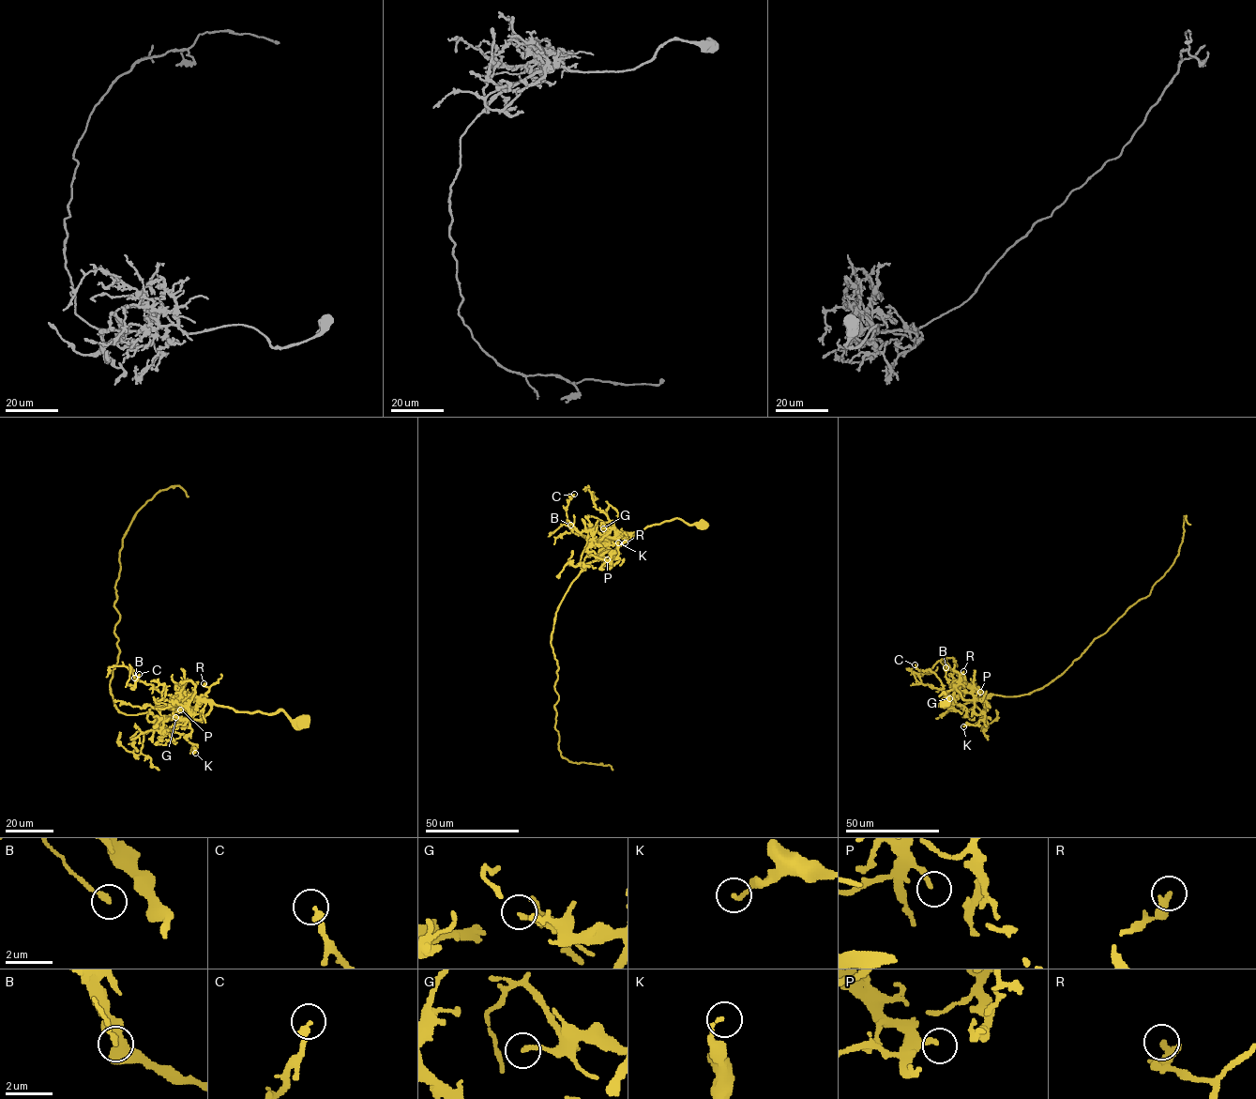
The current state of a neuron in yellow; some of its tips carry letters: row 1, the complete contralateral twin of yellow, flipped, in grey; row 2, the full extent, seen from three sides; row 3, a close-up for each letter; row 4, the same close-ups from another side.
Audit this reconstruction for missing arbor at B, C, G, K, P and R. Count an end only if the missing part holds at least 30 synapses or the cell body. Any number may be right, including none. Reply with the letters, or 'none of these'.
none of these

